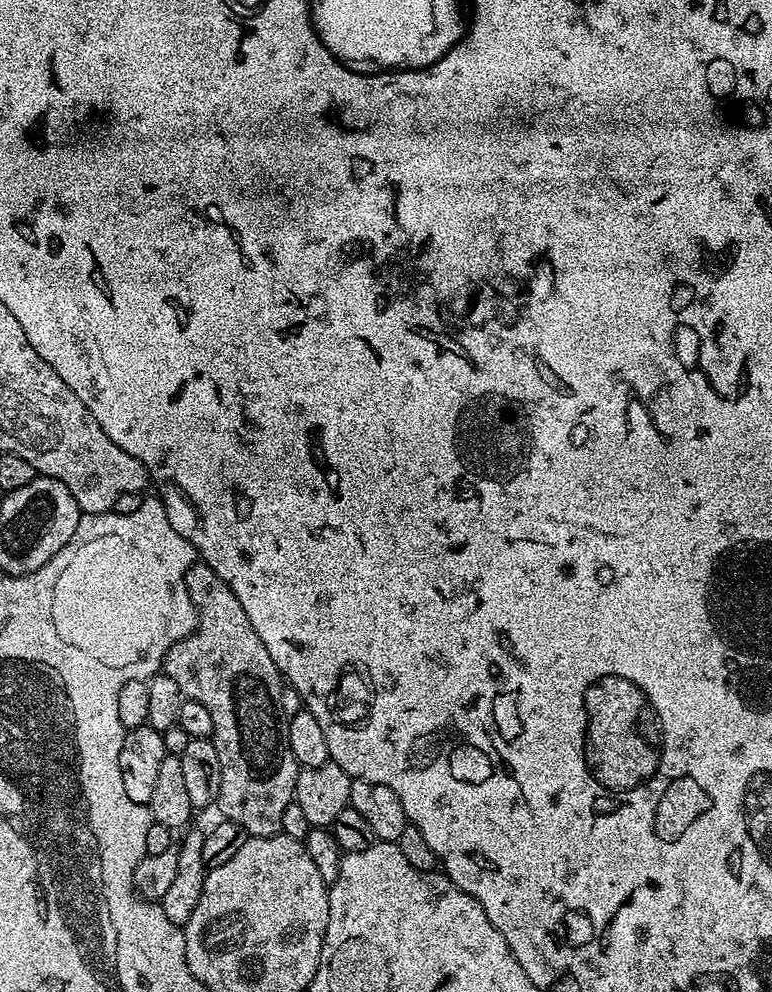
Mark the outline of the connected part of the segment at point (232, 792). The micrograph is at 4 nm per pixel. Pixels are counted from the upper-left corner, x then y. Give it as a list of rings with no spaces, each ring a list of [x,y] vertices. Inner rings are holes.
[[[193,564],[184,576],[184,581],[190,590],[190,598],[198,609],[198,627],[164,655],[163,675],[178,682],[178,690],[182,690],[184,699],[202,702],[202,706],[210,710],[214,721],[210,739],[218,750],[218,762],[222,766],[222,782],[216,795],[216,804],[221,812],[219,815],[242,826],[248,836],[275,836],[280,832],[286,806],[293,803],[296,779],[302,771],[294,758],[294,750],[290,750],[288,720],[282,710],[285,681],[274,658],[270,658],[270,650],[262,646],[262,638],[258,638],[254,626],[250,626],[250,618],[246,618],[242,602],[234,598],[234,590],[230,590],[230,586],[226,586],[222,578],[218,578],[209,564]]]

